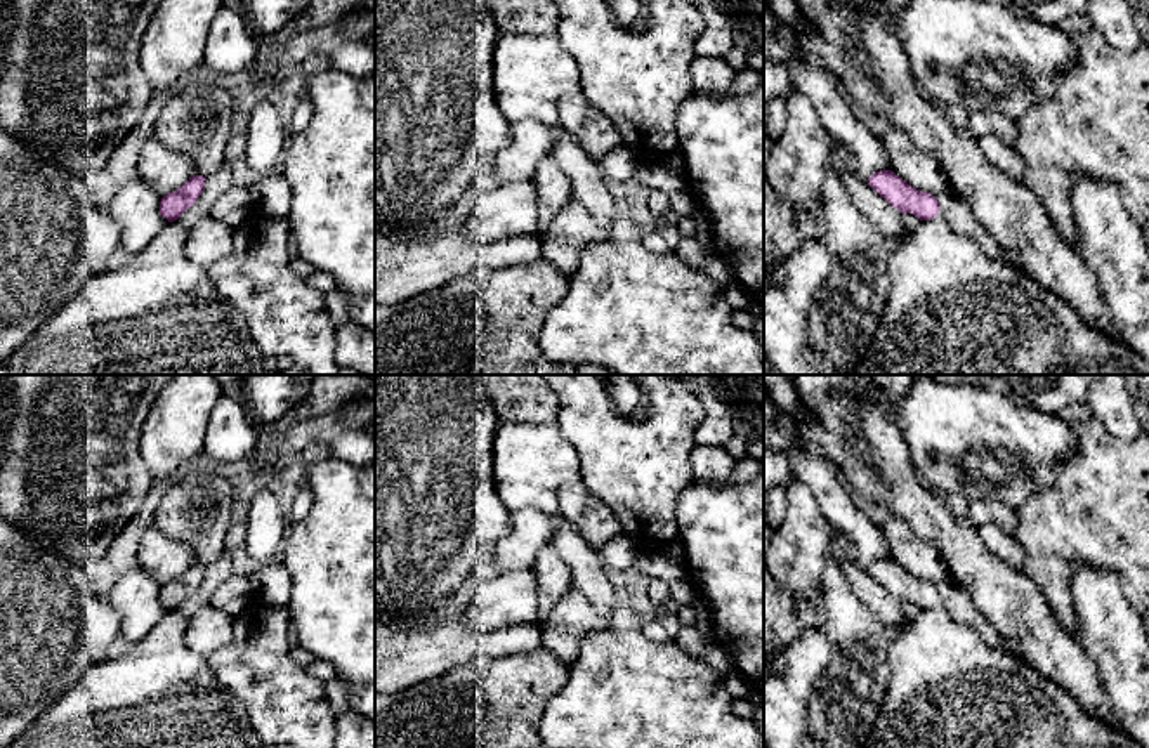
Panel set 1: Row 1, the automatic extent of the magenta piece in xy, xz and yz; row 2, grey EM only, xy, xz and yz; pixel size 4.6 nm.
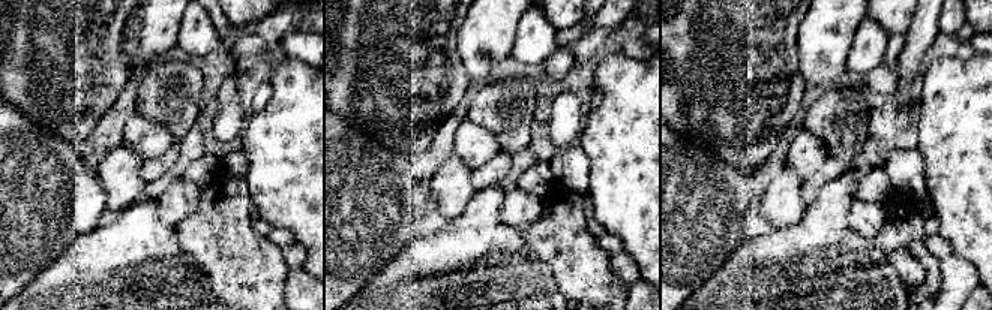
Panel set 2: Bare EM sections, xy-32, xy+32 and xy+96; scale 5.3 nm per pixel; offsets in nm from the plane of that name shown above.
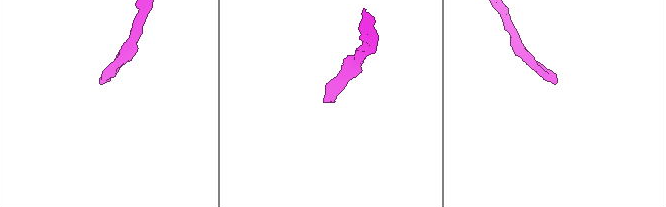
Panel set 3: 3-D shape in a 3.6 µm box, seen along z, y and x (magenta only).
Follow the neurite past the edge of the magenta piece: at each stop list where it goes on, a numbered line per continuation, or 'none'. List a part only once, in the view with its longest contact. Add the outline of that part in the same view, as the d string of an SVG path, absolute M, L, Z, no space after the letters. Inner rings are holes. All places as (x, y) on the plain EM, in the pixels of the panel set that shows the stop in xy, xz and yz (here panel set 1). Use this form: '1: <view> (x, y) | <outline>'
1: yz (953, 601) | M958 587L941 588L941 607L955 623L972 627L989 647L1005 651L1015 658L1000 632L975 609L970 597Z

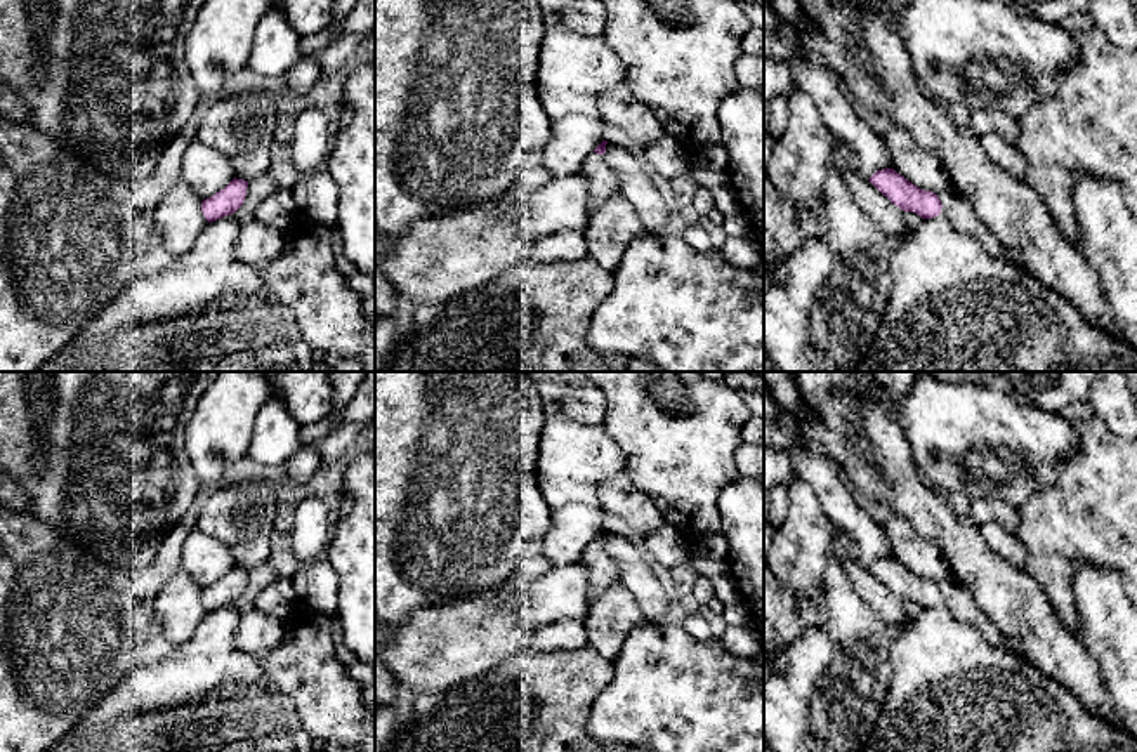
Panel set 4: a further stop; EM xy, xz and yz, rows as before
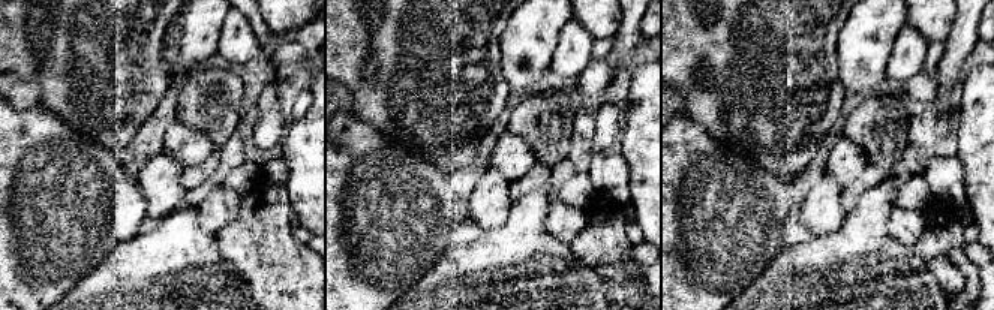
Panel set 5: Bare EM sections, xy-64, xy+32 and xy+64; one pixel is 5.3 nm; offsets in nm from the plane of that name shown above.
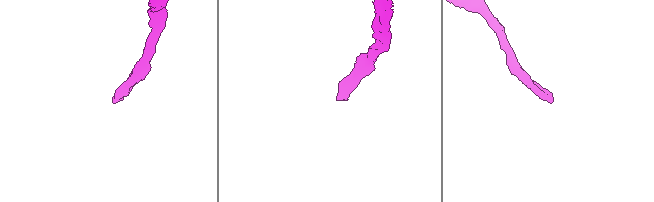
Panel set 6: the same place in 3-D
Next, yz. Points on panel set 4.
1: yz (955, 600) | M960 585L943 587L943 606L956 622L974 625L991 646L1007 650L1017 656L1002 630L977 608L972 596Z

